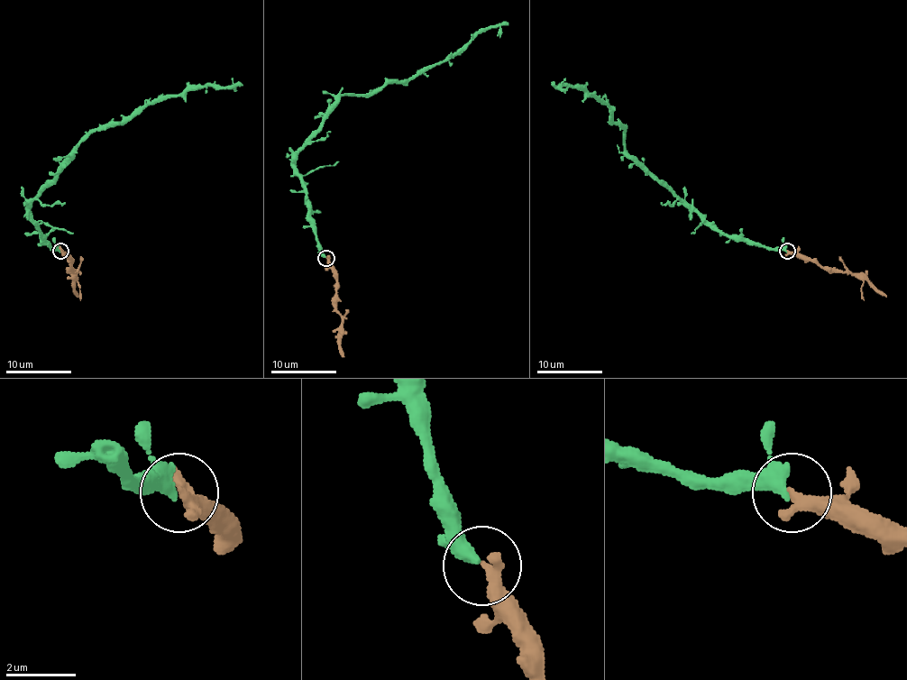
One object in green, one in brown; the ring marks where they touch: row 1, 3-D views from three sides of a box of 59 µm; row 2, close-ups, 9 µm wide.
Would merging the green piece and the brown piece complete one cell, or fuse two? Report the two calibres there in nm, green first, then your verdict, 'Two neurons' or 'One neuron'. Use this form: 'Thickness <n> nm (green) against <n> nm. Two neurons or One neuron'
Thickness 320 nm (green) against 380 nm. One neuron

